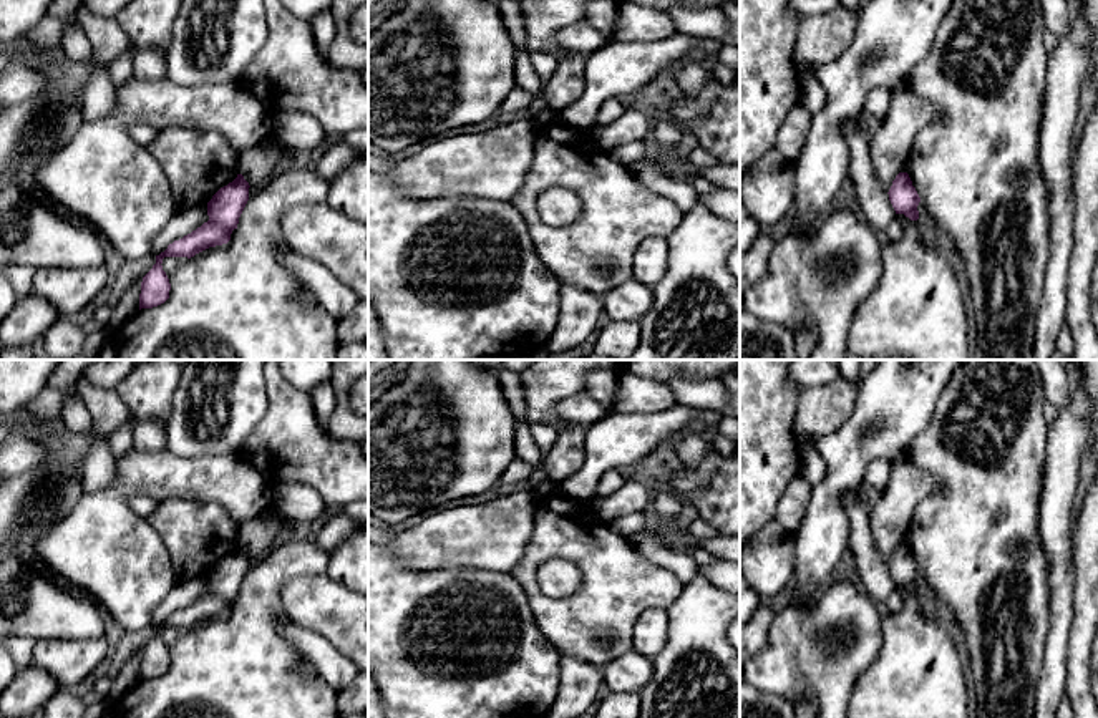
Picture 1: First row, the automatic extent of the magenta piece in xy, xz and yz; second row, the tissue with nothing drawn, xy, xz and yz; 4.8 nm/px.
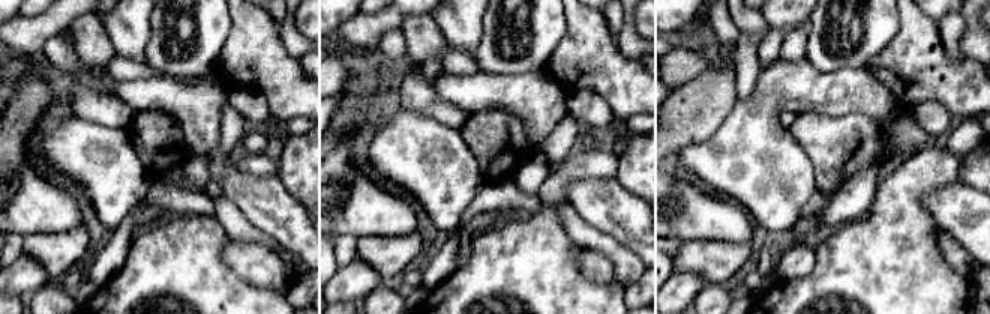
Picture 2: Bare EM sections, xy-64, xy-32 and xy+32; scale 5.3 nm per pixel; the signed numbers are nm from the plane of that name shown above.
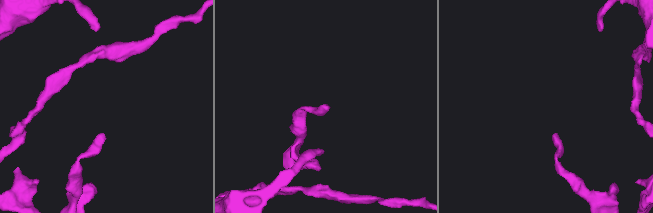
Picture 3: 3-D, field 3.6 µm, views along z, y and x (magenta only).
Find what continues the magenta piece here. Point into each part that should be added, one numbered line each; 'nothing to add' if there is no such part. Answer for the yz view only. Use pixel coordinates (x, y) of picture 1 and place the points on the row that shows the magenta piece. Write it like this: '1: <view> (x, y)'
nothing to add

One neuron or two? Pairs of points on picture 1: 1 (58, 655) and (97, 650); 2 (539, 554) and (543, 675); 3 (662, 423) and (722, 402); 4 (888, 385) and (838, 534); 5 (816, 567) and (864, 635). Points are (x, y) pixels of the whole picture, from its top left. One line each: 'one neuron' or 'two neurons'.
1: one neuron
2: two neurons
3: two neurons
4: one neuron
5: two neurons

